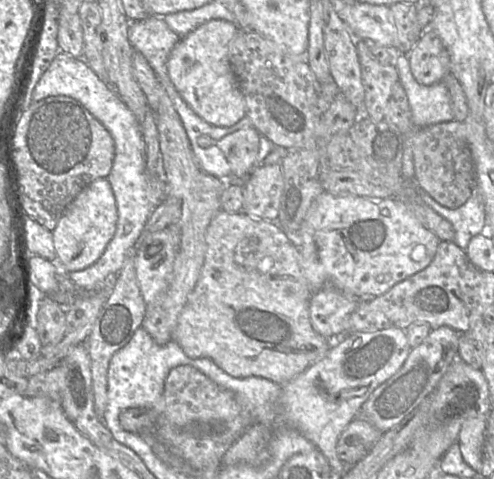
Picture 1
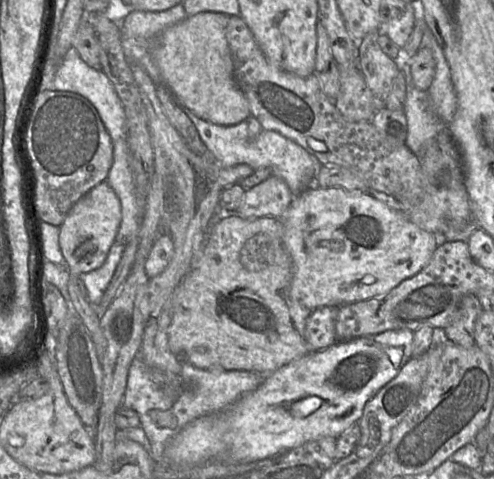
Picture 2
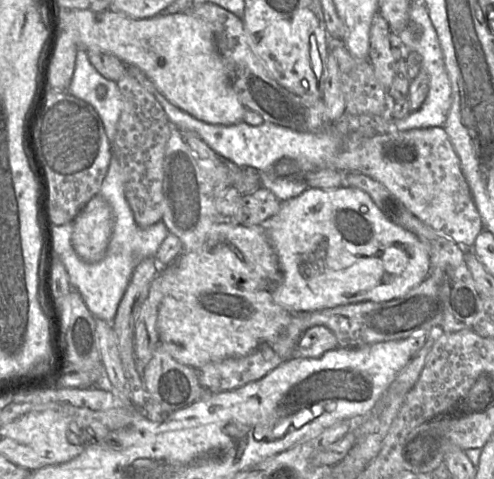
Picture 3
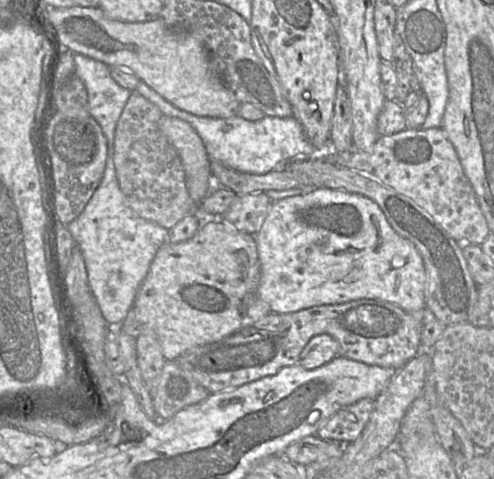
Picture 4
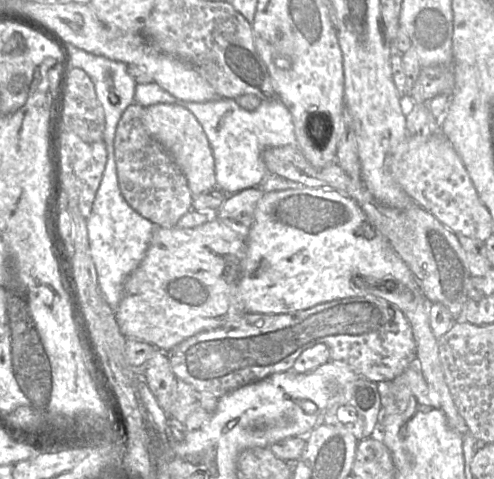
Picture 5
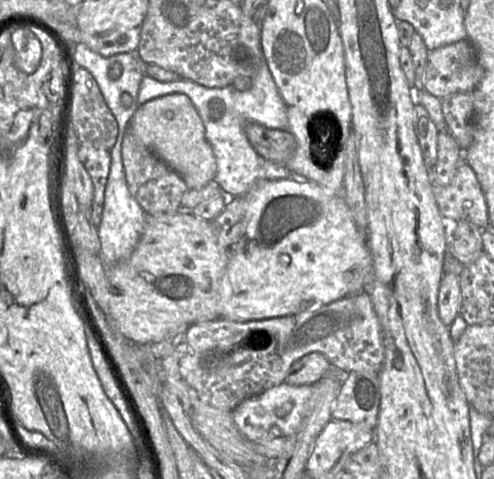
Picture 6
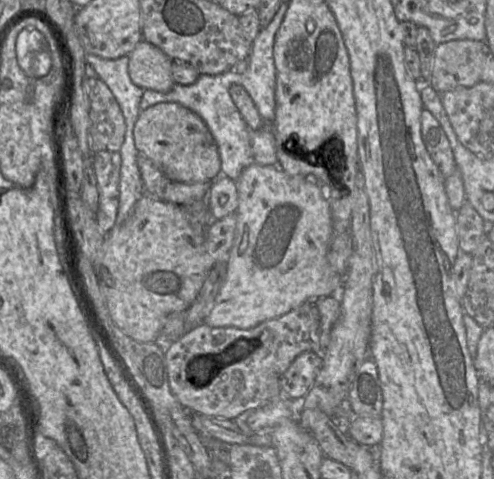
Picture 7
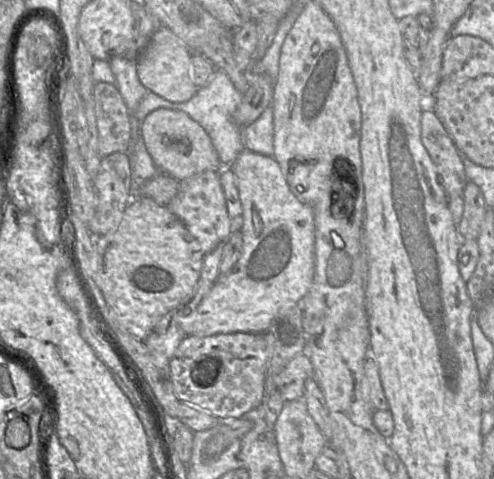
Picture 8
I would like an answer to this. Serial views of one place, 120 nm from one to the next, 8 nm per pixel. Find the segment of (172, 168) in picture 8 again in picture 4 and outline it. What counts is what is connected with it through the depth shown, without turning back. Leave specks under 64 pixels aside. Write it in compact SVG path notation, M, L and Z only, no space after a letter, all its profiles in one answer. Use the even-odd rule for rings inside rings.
M162 115L158 127L176 149L185 171L189 195L196 204L199 204L215 186L220 186L211 173L210 158L202 139L191 124L176 117Z

